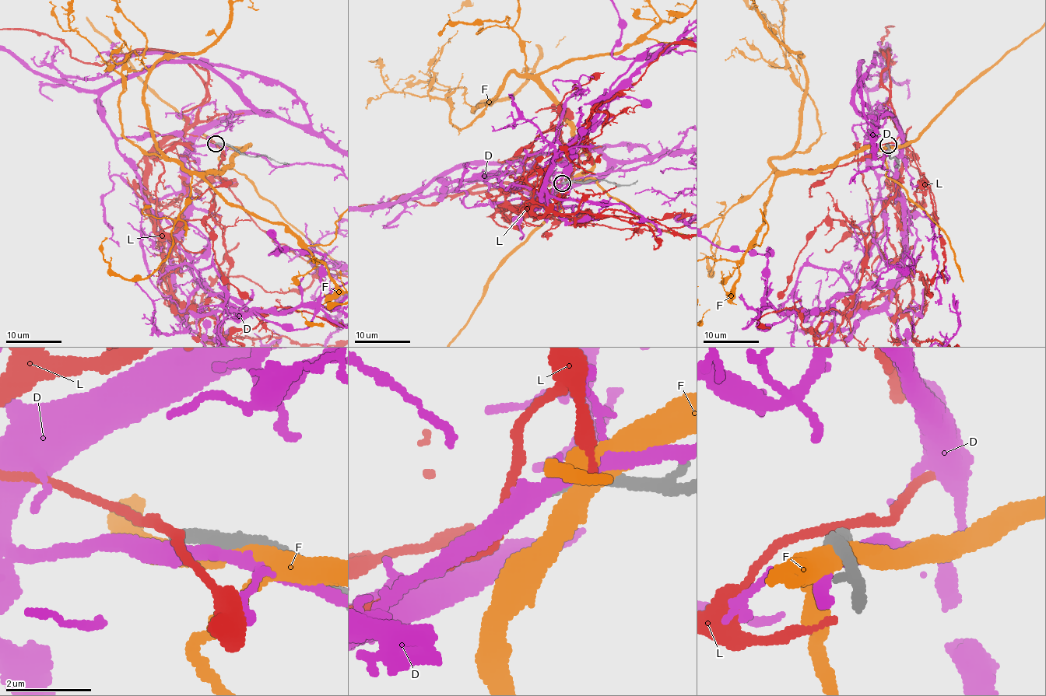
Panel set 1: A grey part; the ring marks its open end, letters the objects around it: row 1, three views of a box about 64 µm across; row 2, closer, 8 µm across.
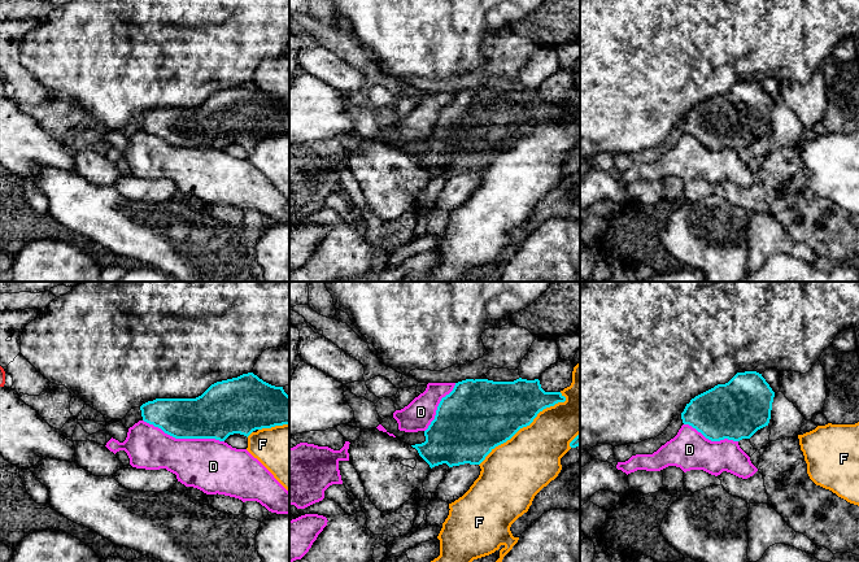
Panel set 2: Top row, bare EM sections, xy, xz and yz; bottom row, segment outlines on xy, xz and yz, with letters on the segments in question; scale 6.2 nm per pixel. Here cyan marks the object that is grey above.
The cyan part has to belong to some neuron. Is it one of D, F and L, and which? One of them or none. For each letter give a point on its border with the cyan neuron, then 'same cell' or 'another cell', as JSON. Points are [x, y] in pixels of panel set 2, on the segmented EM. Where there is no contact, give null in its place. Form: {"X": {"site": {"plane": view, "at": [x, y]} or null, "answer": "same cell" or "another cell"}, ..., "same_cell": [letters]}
{"D": {"site": {"plane": "xy", "at": [183, 438]}, "answer": "another cell"}, "F": {"site": {"plane": "xz", "at": [523, 426]}, "answer": "another cell"}, "L": {"site": null, "answer": "another cell"}, "same_cell": []}

